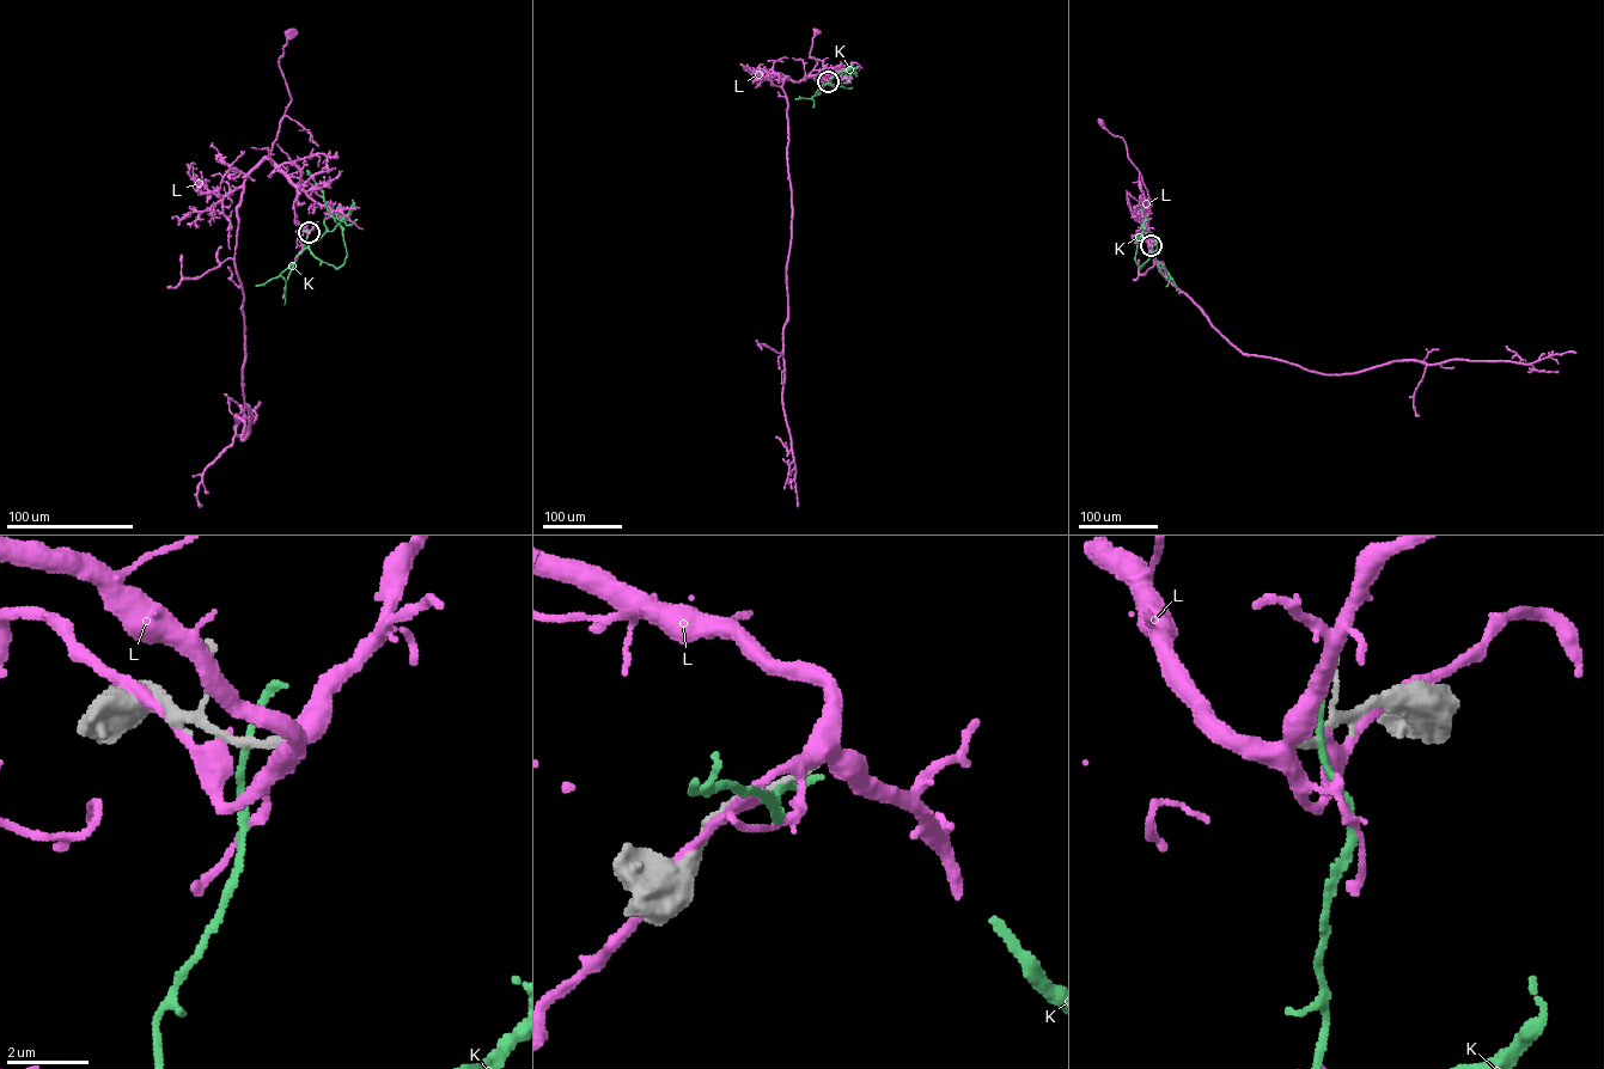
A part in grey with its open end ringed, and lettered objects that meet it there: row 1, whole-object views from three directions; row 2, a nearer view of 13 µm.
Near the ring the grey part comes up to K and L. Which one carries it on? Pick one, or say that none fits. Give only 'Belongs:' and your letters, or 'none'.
Belongs: none

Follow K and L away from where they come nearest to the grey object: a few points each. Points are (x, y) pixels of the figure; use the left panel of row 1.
K: (308, 232), (304, 248), (336, 268), (341, 266), (347, 255), (342, 228), (308, 170)
L: (309, 232), (296, 219), (297, 188), (270, 157), (280, 120), (291, 101), (279, 65), (290, 34)

